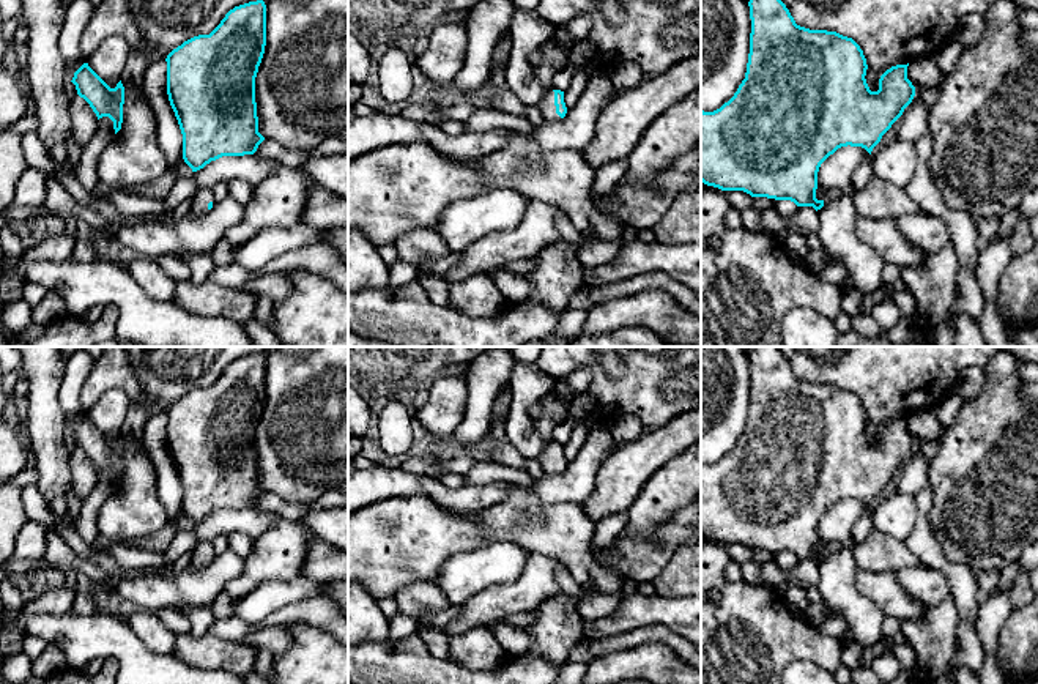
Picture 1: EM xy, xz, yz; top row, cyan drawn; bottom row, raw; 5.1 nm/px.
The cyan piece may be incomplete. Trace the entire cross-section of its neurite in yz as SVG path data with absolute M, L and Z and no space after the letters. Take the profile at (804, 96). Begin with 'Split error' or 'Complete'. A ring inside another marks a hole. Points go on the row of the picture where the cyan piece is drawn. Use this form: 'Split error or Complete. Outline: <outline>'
Complete. Outline: M750 0L750 54L747 63L745 79L739 85L734 96L714 112L701 110L701 181L707 186L718 188L721 191L743 191L751 197L767 197L775 200L791 200L797 206L813 206L816 211L824 206L824 200L816 199L817 172L821 164L841 147L862 147L869 154L873 148L880 142L882 136L892 128L892 125L903 115L904 109L912 102L915 96L915 87L907 79L907 65L896 65L887 69L879 79L879 90L871 91L866 84L866 58L860 46L847 36L827 30L810 30L795 24L789 9L781 0Z

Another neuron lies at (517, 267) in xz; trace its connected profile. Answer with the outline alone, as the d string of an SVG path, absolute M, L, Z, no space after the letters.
M523 258L523 260L507 262L496 270L504 270L504 271L509 271L509 273L513 273L513 274L523 274L523 273L531 271L532 266L534 266L532 258Z

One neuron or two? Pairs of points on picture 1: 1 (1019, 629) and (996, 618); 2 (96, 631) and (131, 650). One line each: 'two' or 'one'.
1: two
2: one

